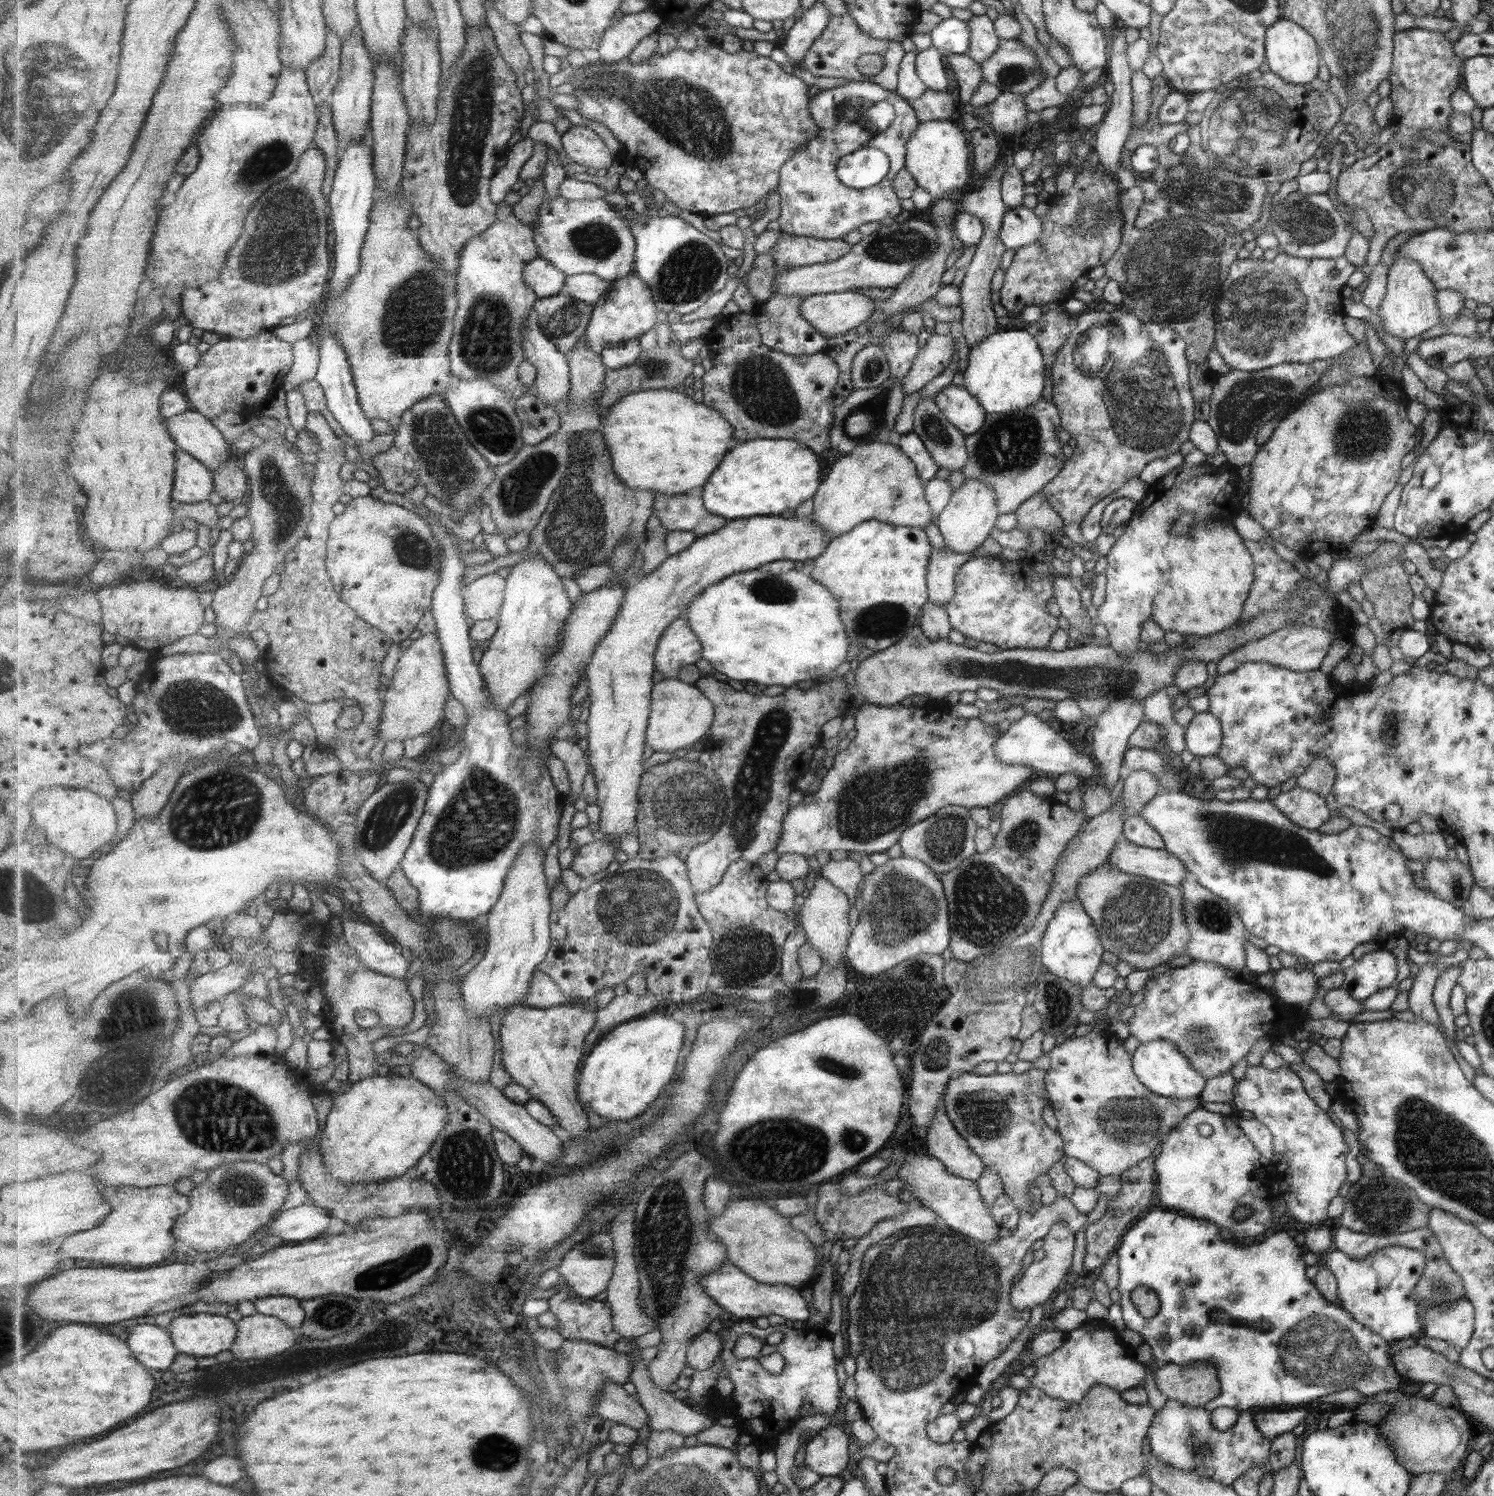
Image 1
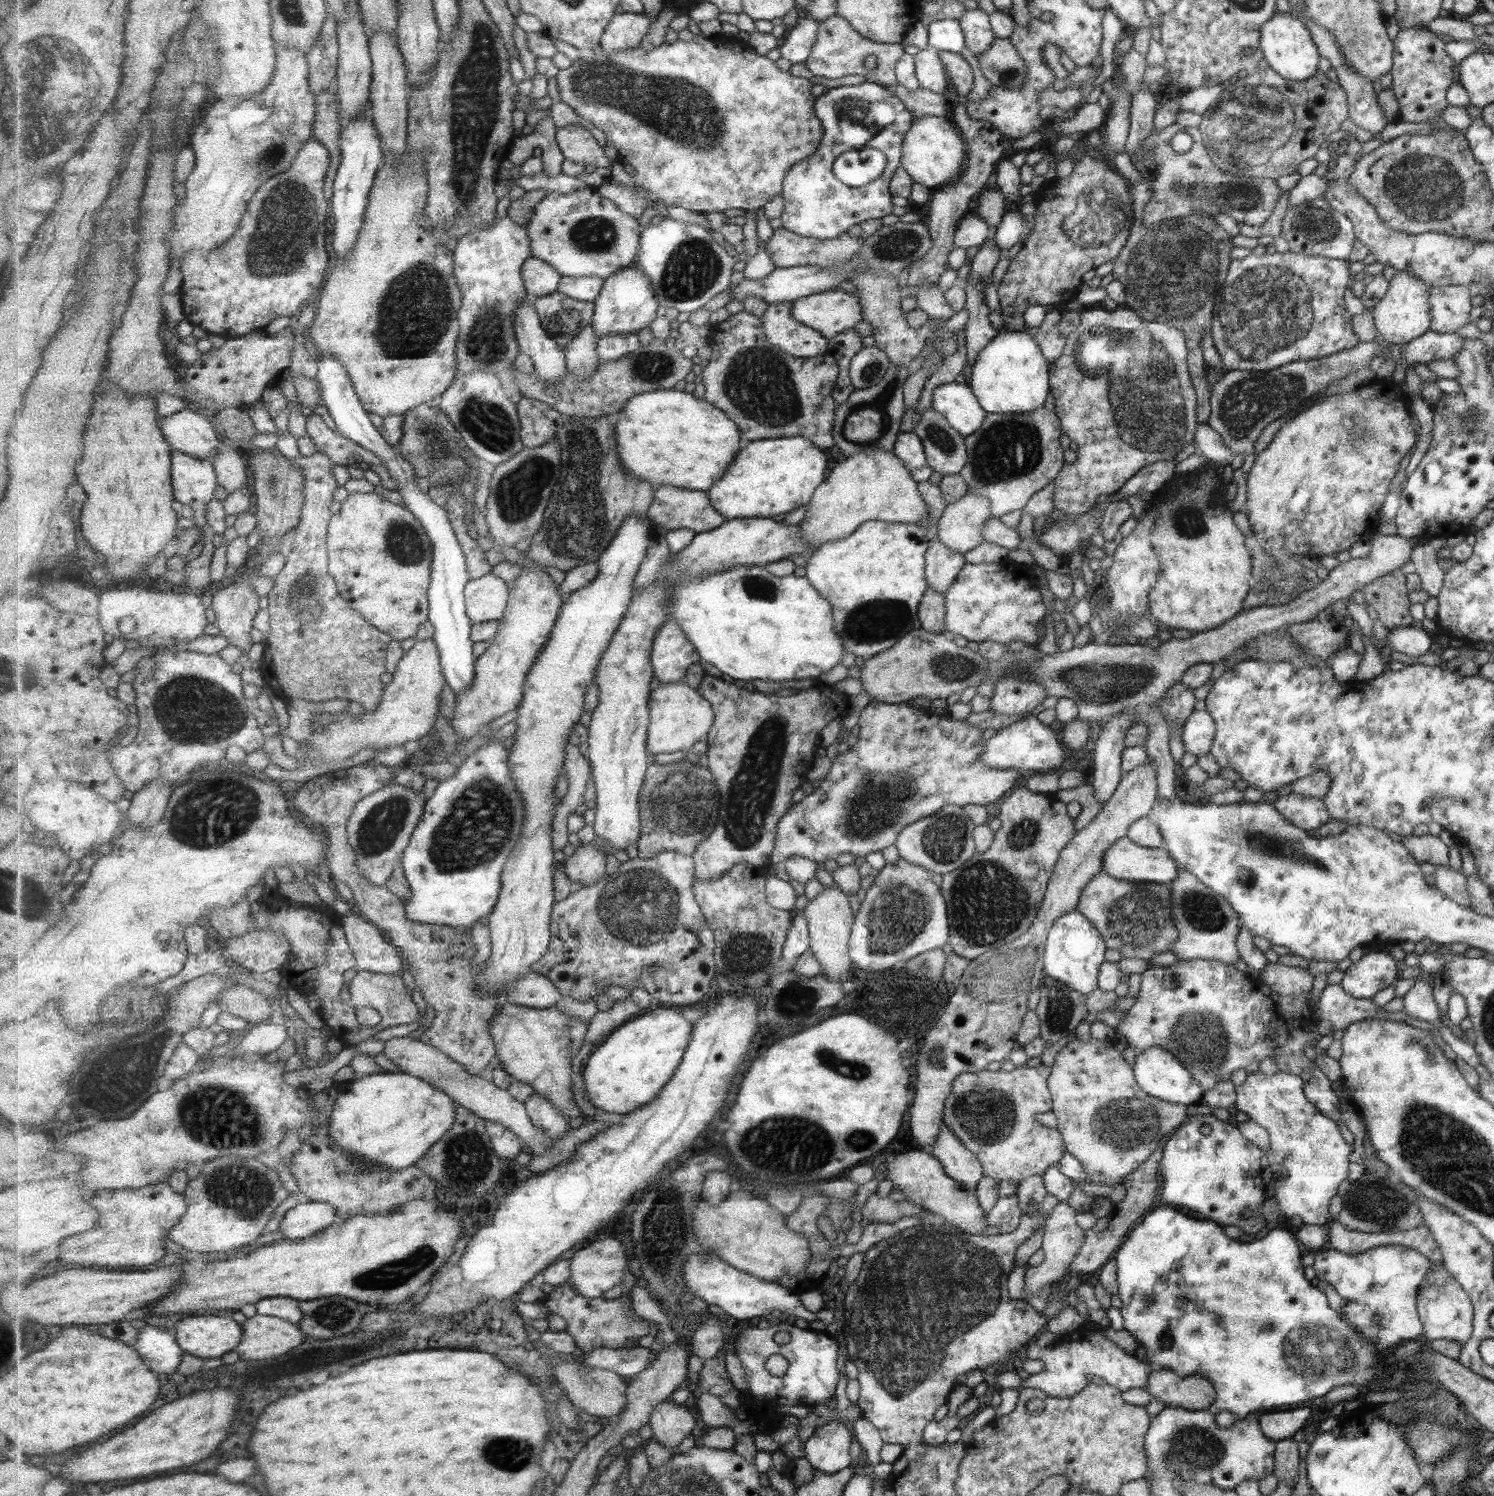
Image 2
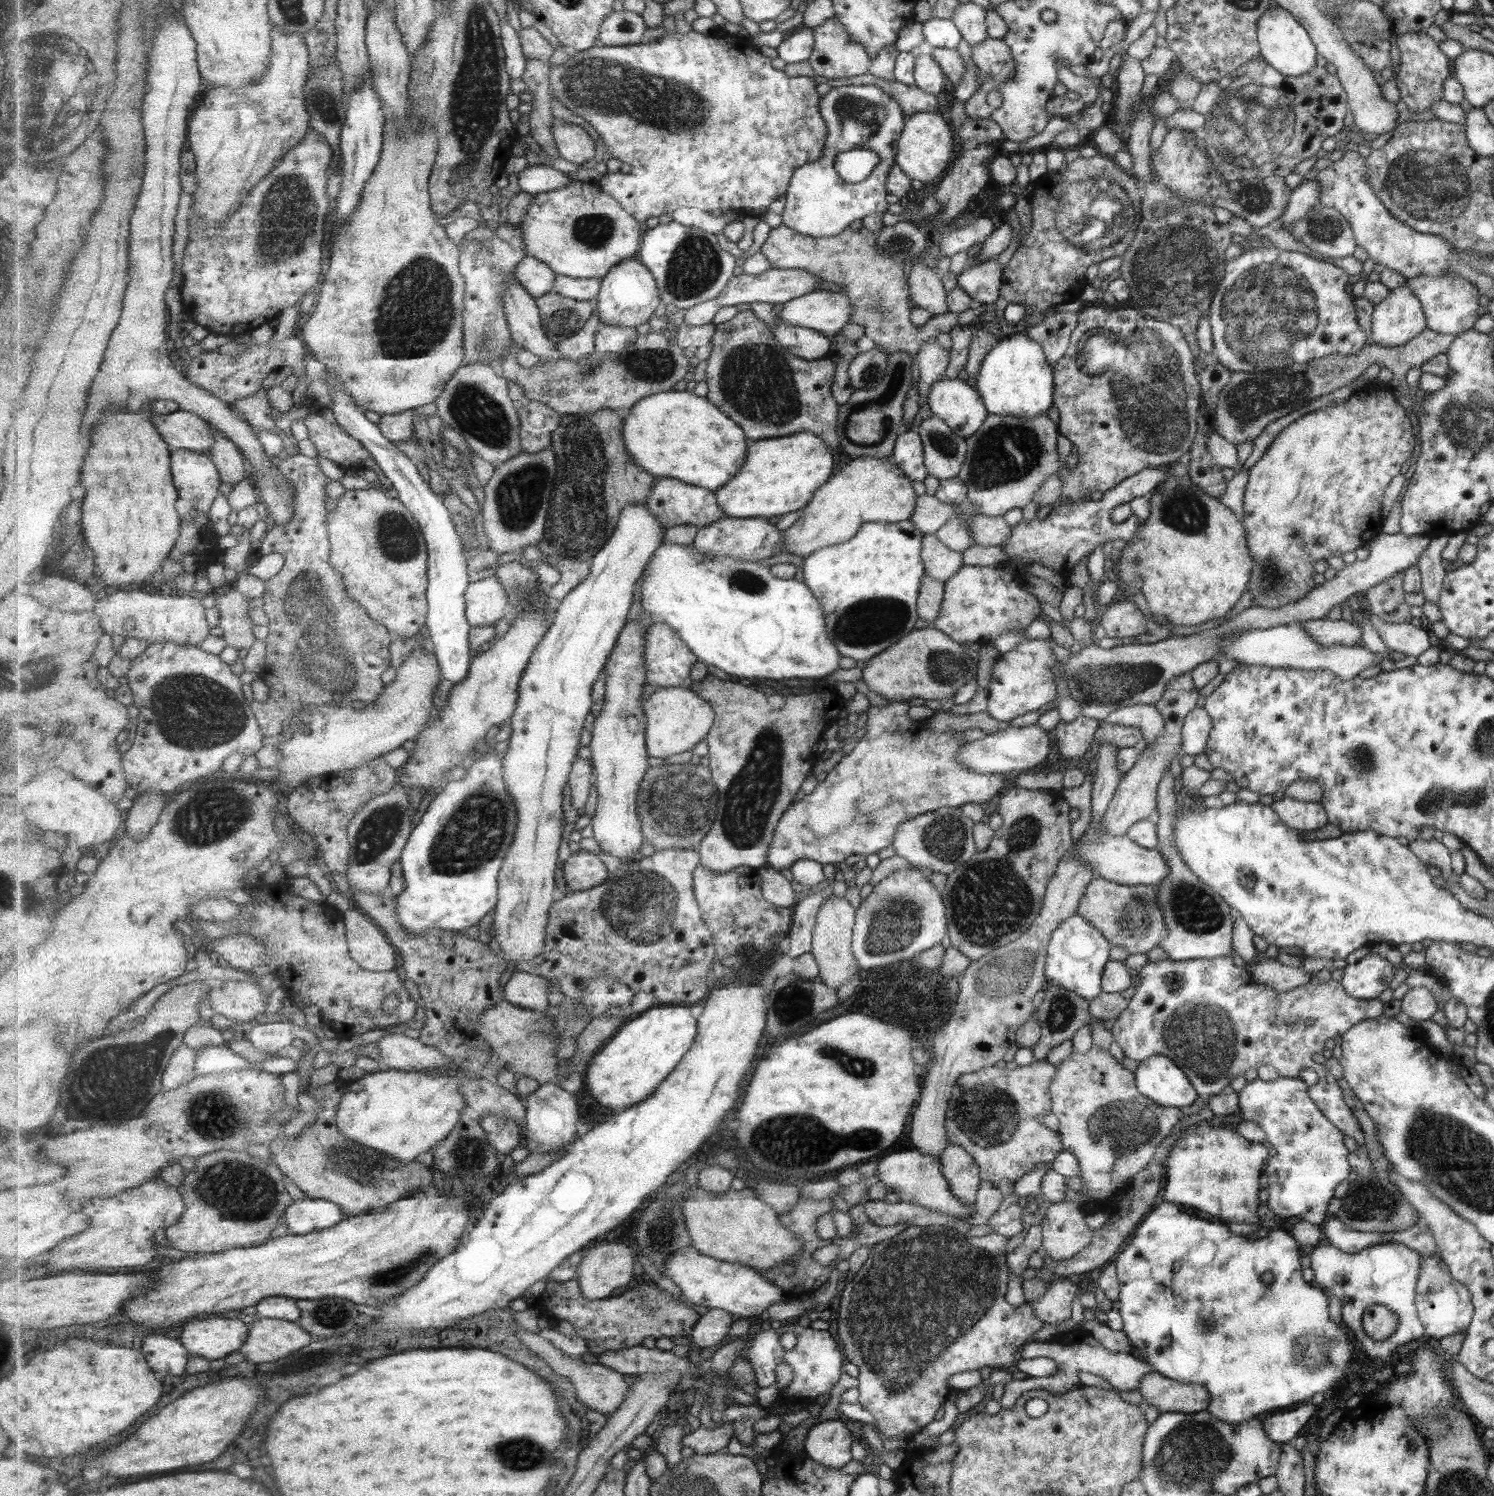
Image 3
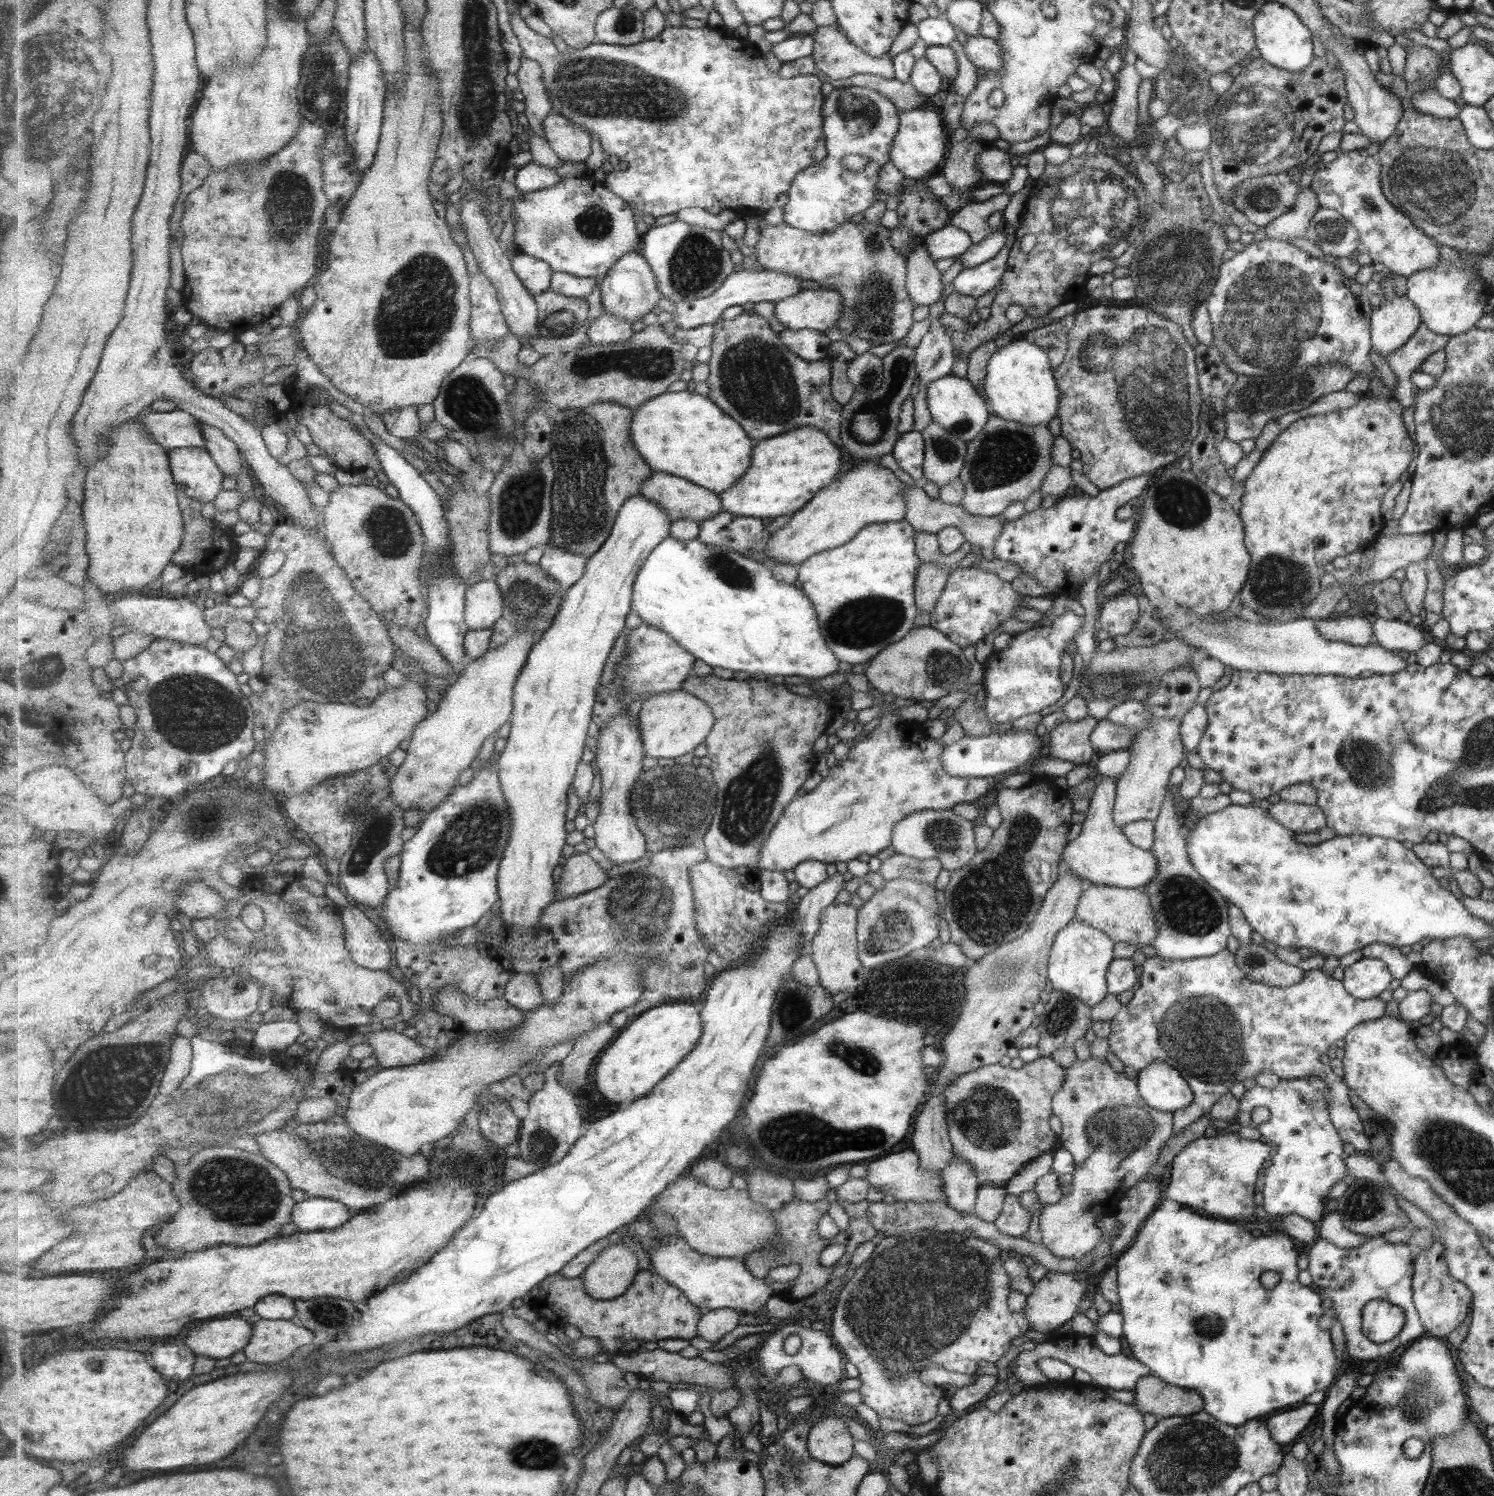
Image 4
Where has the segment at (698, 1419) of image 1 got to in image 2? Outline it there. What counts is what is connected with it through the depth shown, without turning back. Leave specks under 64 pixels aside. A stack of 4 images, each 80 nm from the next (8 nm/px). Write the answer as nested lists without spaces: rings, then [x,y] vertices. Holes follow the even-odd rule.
[[[667,1400],[656,1406],[650,1418],[653,1439],[664,1446],[679,1448],[687,1436],[693,1434],[697,1424],[695,1416],[683,1405]]]

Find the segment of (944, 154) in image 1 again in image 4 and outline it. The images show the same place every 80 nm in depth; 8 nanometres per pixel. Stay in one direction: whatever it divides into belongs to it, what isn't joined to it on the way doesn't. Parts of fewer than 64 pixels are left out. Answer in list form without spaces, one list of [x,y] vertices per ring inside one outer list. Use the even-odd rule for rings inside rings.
[[[911,109],[899,113],[899,125],[889,150],[889,161],[903,174],[904,178],[921,180],[937,170],[937,164],[943,160],[945,137],[941,128],[941,118],[927,109]]]

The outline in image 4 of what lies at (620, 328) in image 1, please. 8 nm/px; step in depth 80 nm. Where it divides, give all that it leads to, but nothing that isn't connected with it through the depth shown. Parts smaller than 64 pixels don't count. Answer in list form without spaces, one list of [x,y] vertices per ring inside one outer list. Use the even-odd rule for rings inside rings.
[[[642,249],[627,253],[612,266],[611,270],[608,270],[602,281],[601,292],[605,311],[615,313],[618,317],[630,323],[634,320],[641,321],[645,315],[651,313],[655,305],[658,306],[659,300],[663,298],[658,278],[648,258],[645,258]]]

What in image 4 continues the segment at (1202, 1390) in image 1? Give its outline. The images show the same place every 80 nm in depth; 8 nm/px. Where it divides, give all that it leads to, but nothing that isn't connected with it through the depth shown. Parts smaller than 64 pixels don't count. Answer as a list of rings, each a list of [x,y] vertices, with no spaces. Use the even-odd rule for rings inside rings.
[[[1151,1374],[1139,1378],[1132,1391],[1137,1410],[1141,1414],[1151,1414],[1157,1421],[1170,1416],[1189,1416],[1204,1410],[1204,1400],[1197,1390],[1173,1386]]]

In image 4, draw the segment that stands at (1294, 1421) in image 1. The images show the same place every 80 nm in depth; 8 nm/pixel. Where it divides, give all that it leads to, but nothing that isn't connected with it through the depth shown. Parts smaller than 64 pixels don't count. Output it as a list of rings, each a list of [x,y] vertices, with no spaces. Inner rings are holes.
[[[1305,1403],[1305,1406],[1294,1407],[1293,1410],[1287,1408],[1281,1414],[1271,1415],[1266,1421],[1272,1438],[1283,1447],[1287,1442],[1293,1442],[1297,1434],[1307,1426],[1317,1408],[1319,1406]]]

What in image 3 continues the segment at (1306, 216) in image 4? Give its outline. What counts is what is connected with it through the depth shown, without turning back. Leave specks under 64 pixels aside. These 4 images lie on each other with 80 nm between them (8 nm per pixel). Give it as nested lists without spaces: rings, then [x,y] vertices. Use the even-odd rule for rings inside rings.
[[[1303,181],[1292,190],[1289,195],[1289,202],[1281,214],[1282,227],[1299,221],[1305,217],[1311,206],[1319,200],[1319,185],[1315,181]]]

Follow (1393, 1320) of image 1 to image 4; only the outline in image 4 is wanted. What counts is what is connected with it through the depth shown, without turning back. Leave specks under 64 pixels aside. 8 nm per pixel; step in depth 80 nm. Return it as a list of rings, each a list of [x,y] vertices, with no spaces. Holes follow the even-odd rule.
[[[1383,1236],[1369,1237],[1367,1242],[1363,1246],[1357,1246],[1351,1250],[1343,1250],[1337,1247],[1334,1243],[1330,1243],[1326,1239],[1317,1238],[1313,1242],[1309,1252],[1307,1252],[1307,1259],[1309,1260],[1308,1267],[1311,1277],[1311,1285],[1319,1289],[1319,1292],[1326,1298],[1331,1300],[1331,1307],[1334,1310],[1334,1317],[1337,1322],[1341,1324],[1341,1330],[1343,1332],[1344,1348],[1346,1350],[1346,1356],[1351,1360],[1369,1360],[1383,1358],[1381,1363],[1393,1364],[1395,1363],[1395,1348],[1399,1346],[1399,1350],[1403,1349],[1401,1346],[1405,1344],[1413,1343],[1415,1338],[1419,1338],[1423,1334],[1422,1322],[1419,1322],[1420,1318],[1417,1318],[1416,1307],[1412,1303],[1412,1274],[1414,1273],[1414,1249],[1409,1248],[1407,1244],[1391,1243]],[[1373,1299],[1381,1299],[1389,1301],[1391,1304],[1398,1306],[1404,1312],[1404,1326],[1403,1334],[1405,1334],[1405,1344],[1385,1344],[1377,1343],[1373,1344],[1372,1340],[1369,1340],[1360,1330],[1362,1325],[1362,1308]]]

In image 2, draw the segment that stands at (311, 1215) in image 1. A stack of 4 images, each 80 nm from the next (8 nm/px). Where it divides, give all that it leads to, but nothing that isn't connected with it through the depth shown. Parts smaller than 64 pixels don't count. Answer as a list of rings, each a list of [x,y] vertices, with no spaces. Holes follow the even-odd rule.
[[[303,1199],[285,1213],[278,1230],[287,1238],[304,1239],[329,1228],[337,1216],[332,1204]]]

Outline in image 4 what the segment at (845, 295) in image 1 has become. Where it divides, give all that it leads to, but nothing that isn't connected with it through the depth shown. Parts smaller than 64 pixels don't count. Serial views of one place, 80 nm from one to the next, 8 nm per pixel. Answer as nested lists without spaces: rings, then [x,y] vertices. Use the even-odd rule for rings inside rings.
[[[805,290],[775,304],[775,317],[791,330],[811,329],[823,333],[835,326],[844,300],[833,290]]]

